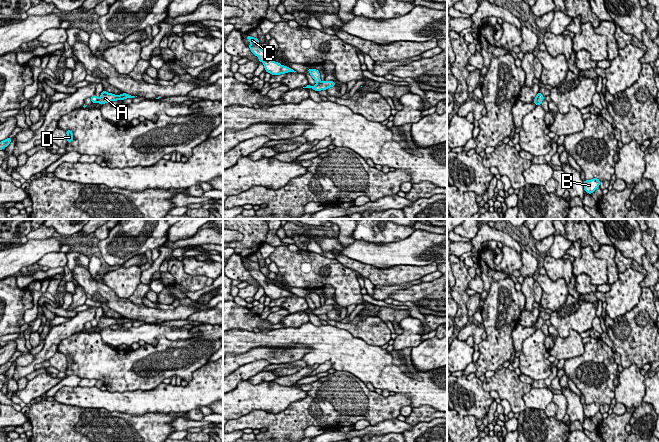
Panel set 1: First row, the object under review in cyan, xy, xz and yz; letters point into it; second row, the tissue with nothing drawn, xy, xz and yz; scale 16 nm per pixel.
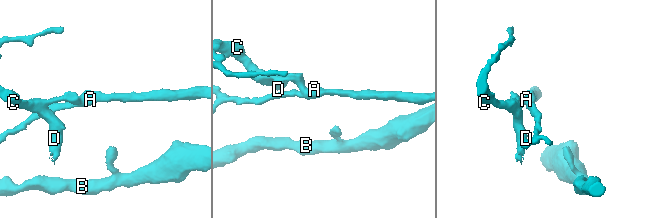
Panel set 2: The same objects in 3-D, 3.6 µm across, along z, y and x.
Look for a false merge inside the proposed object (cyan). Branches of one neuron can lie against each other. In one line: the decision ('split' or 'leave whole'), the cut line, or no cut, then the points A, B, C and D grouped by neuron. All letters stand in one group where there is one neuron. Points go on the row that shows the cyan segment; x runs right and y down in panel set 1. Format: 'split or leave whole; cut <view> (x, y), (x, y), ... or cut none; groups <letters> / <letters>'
split; cut xz (321, 82), (316, 84); groups A B / C D

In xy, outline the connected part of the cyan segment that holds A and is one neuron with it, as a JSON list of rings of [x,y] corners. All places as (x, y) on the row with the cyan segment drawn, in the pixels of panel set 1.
[[[105,90],[100,94],[100,98],[97,100],[96,103],[99,104],[105,104],[110,103],[111,101],[117,101],[117,100],[124,100],[127,98],[134,98],[135,96],[131,96],[129,94],[123,93],[120,95],[115,95],[112,93],[108,93]]]

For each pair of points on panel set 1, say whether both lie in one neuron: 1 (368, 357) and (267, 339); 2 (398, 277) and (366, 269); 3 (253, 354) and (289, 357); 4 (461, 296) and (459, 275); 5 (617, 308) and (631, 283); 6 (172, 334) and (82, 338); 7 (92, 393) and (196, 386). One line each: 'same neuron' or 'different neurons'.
1: same neuron
2: same neuron
3: same neuron
4: same neuron
5: same neuron
6: different neurons
7: same neuron

